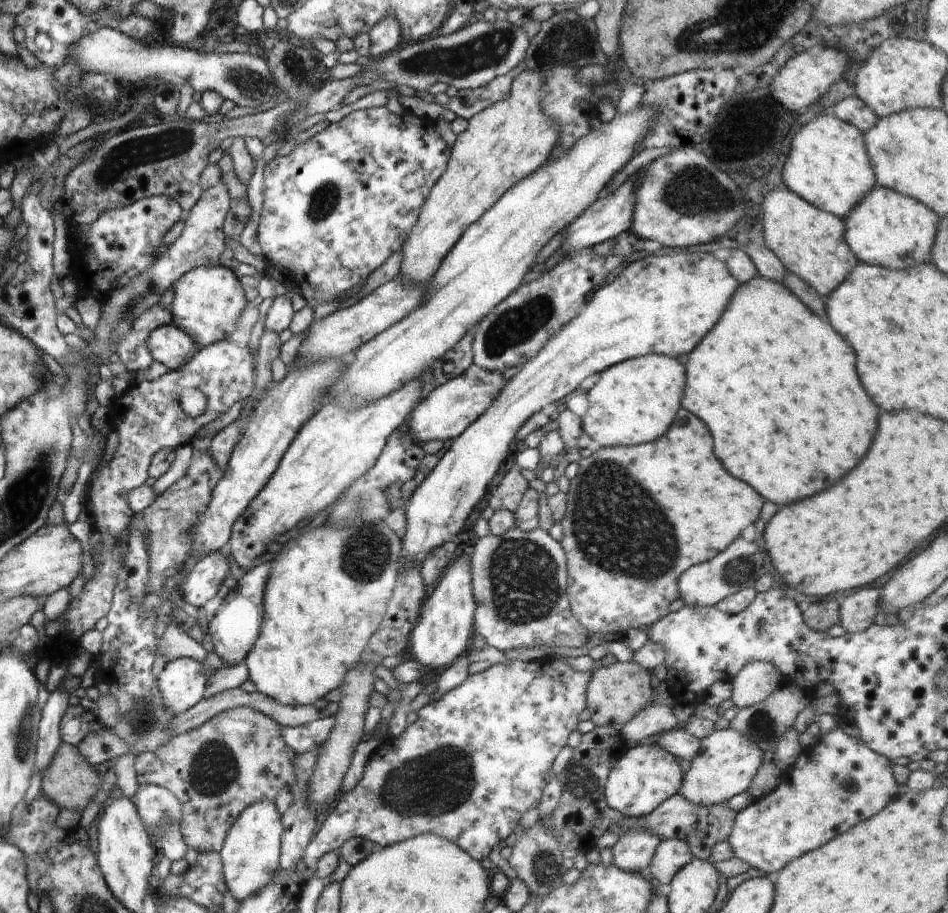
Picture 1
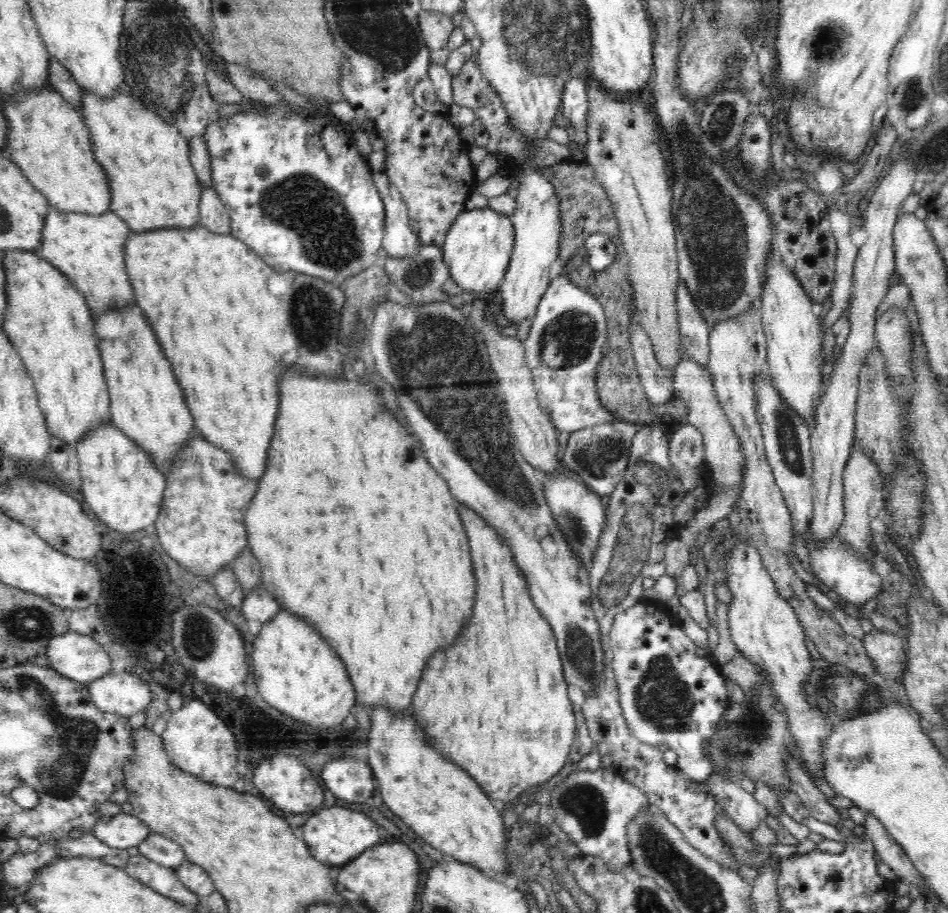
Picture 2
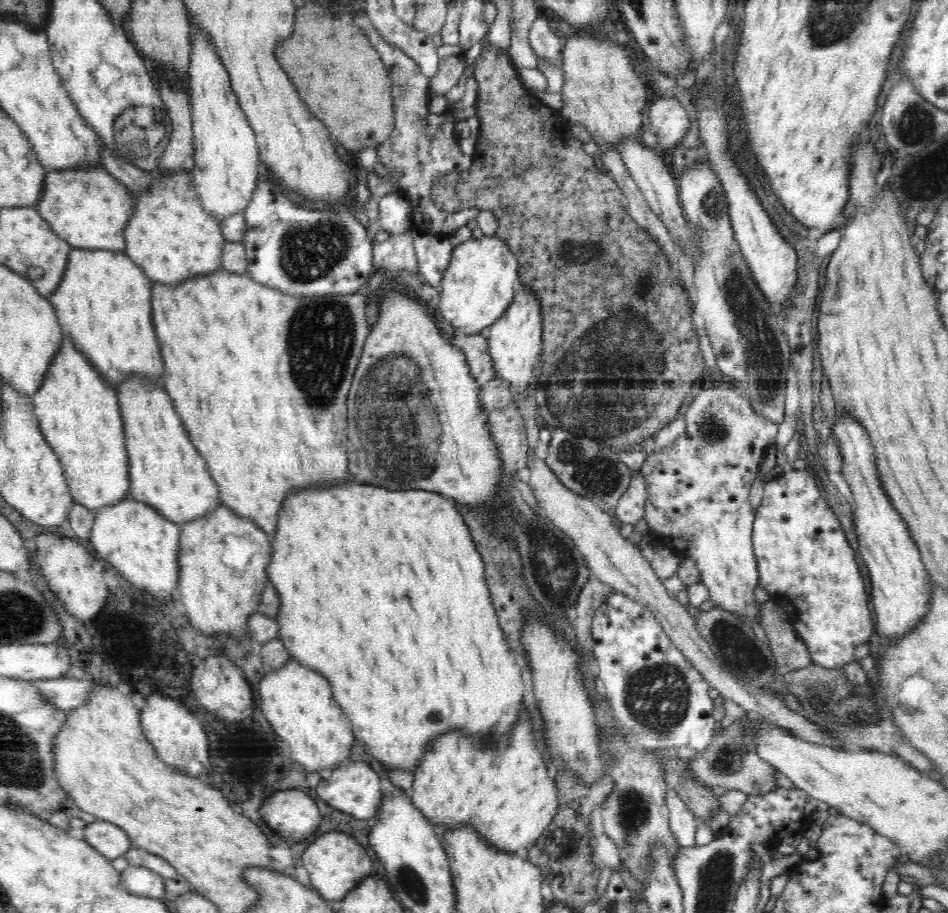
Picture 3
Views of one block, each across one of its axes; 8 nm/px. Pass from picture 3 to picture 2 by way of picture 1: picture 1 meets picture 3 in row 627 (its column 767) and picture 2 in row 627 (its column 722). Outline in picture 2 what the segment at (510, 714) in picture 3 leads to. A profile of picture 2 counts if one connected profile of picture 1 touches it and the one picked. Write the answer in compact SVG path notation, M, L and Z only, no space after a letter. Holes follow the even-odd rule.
M286 370L280 382L280 414L274 428L274 438L268 448L268 468L266 476L258 481L258 490L252 498L244 516L248 546L260 563L263 586L268 594L288 612L306 619L316 628L316 633L334 648L334 652L346 664L346 671L356 692L355 704L370 708L385 707L393 712L404 712L411 707L418 684L428 660L434 652L444 646L450 647L459 640L467 628L476 599L476 579L472 569L469 542L456 508L456 500L442 475L426 462L422 456L422 444L410 428L394 420L386 410L380 412L384 404L378 396L379 386L364 378L362 384L350 384L348 380L328 380L320 376L304 376L298 370Z

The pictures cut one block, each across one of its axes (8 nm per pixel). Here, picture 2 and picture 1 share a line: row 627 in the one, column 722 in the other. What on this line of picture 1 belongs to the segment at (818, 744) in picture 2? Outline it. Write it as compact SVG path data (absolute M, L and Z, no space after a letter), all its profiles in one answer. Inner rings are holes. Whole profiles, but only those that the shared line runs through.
M730 728L715 729L701 740L701 752L691 761L692 767L683 776L683 784L678 793L698 805L727 802L733 796L749 790L764 762L764 754L765 752L743 733Z

